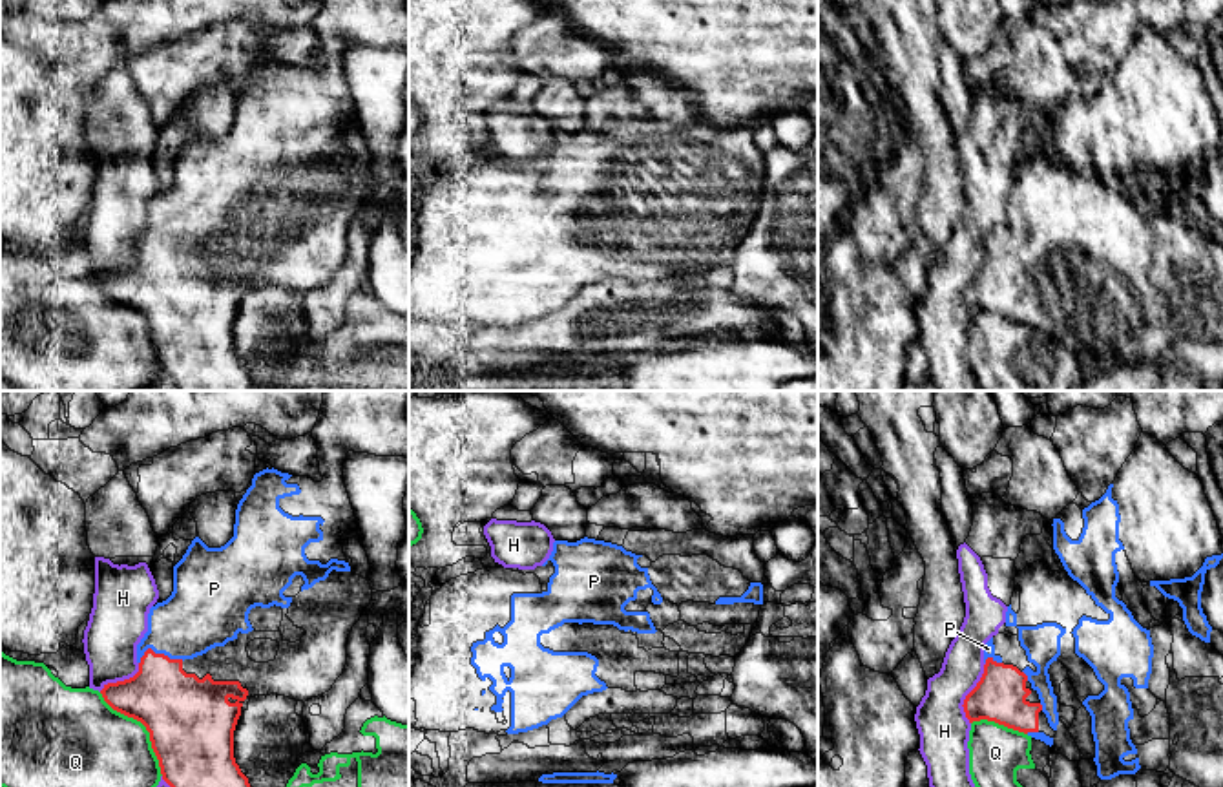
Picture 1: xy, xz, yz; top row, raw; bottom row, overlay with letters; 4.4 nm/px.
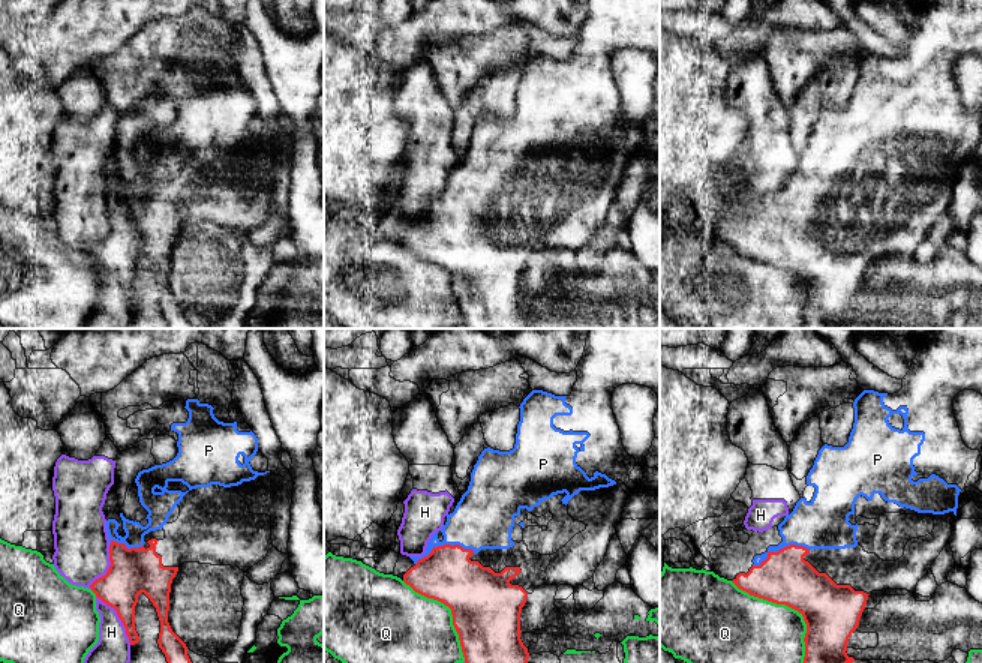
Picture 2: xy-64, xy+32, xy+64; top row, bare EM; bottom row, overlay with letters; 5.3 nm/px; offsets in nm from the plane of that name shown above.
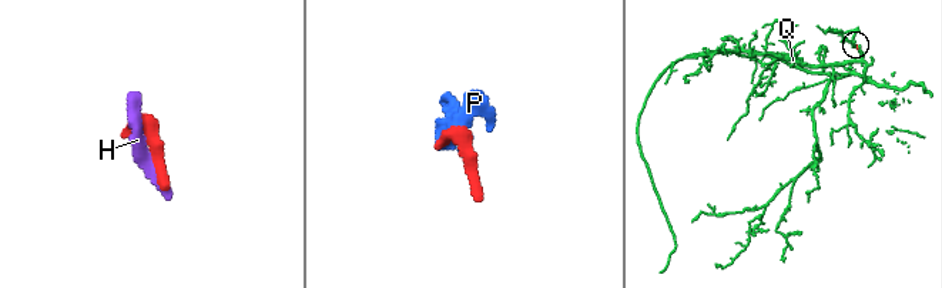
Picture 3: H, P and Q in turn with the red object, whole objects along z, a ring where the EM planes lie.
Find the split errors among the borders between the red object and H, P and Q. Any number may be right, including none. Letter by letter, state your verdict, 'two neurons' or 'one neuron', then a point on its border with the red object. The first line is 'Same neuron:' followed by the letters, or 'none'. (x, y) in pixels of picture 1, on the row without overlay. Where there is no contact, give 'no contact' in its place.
Same neuron: P
H: two neurons | yz (968, 285)
P: one neuron | xy (157, 245)
Q: two neurons | xy (145, 316)

